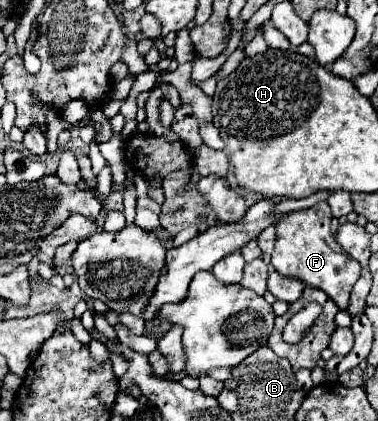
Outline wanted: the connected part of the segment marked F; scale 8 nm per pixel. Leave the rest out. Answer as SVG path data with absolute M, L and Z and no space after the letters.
M319 202L309 210L291 212L275 228L277 228L277 242L275 242L275 252L271 254L273 268L287 278L301 280L305 286L327 292L327 296L331 296L341 310L347 310L349 292L359 278L359 262L355 262L331 236L329 204Z

